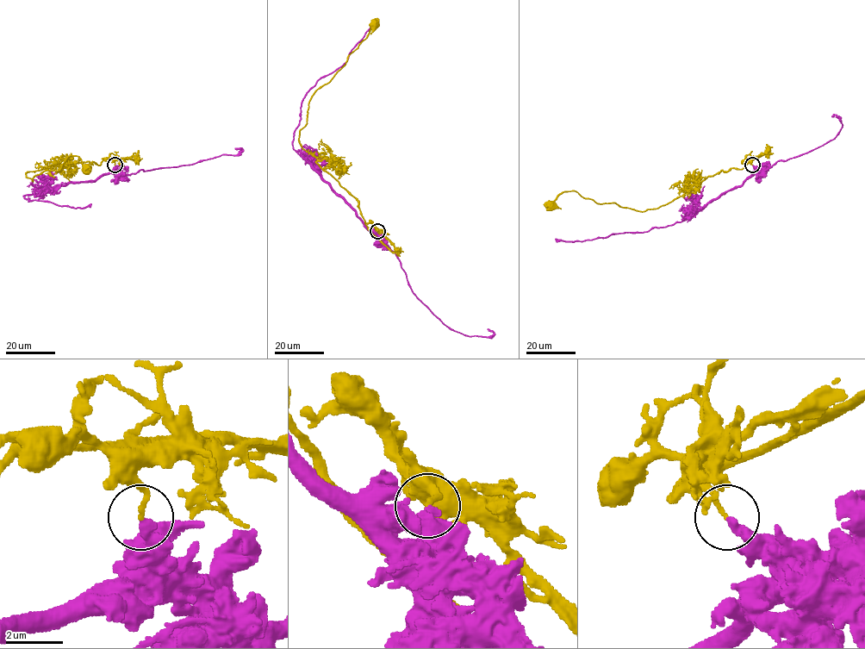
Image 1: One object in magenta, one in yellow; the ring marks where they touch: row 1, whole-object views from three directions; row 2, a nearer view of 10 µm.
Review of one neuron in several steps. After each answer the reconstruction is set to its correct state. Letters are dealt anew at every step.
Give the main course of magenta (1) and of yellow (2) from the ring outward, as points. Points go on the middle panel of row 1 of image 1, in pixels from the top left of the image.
1: (377, 231), (371, 232), (364, 226), (292, 143), (302, 98), (319, 80), (344, 64), (372, 24)
2: (376, 231), (395, 251), (371, 232), (357, 201), (301, 146), (298, 138), (313, 94), (345, 63), (374, 24)

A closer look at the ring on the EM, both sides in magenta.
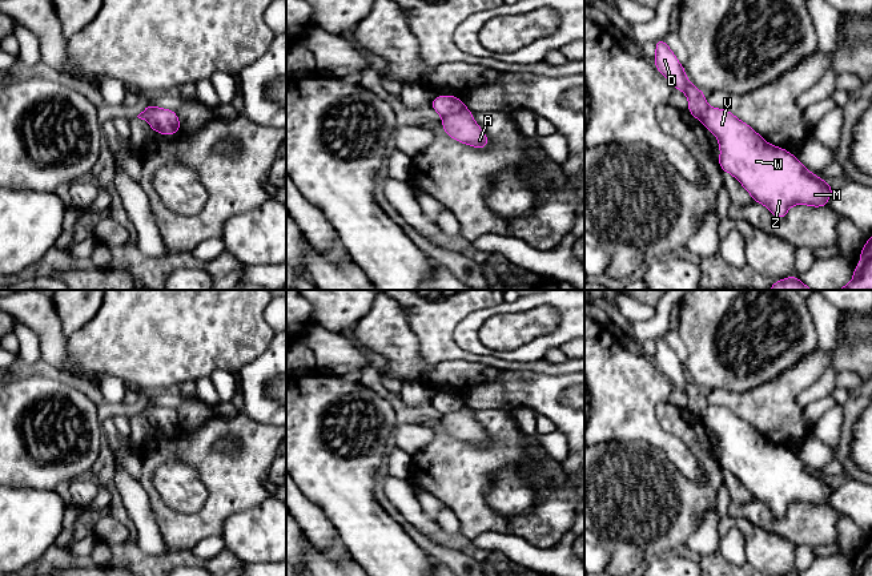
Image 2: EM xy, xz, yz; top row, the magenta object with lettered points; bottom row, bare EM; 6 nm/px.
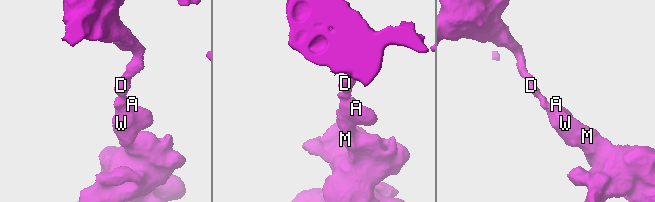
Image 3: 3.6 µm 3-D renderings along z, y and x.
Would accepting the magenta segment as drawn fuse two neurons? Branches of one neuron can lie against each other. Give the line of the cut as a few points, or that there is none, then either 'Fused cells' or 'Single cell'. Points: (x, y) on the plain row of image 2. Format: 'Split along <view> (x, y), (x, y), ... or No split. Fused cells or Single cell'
Split along xz (465, 405), (443, 414). Fused cells

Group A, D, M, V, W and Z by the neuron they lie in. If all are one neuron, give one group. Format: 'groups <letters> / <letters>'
groups A M V W Z / D

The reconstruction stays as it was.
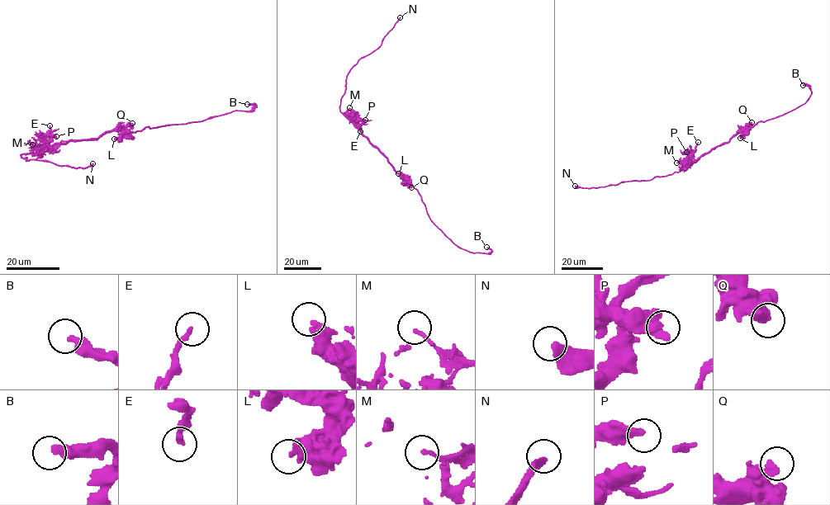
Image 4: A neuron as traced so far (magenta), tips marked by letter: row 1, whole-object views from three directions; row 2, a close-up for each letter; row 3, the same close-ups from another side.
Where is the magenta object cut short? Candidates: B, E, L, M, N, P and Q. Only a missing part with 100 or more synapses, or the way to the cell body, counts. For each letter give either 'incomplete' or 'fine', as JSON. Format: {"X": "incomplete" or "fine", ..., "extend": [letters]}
{"B": "fine", "E": "fine", "L": "fine", "M": "fine", "N": "incomplete", "P": "fine", "Q": "fine", "extend": ["N"]}

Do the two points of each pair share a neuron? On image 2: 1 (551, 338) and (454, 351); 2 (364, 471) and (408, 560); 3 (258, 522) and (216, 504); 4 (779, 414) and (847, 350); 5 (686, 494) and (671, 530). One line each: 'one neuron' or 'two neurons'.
1: two neurons
2: one neuron
3: two neurons
4: one neuron
5: one neuron

